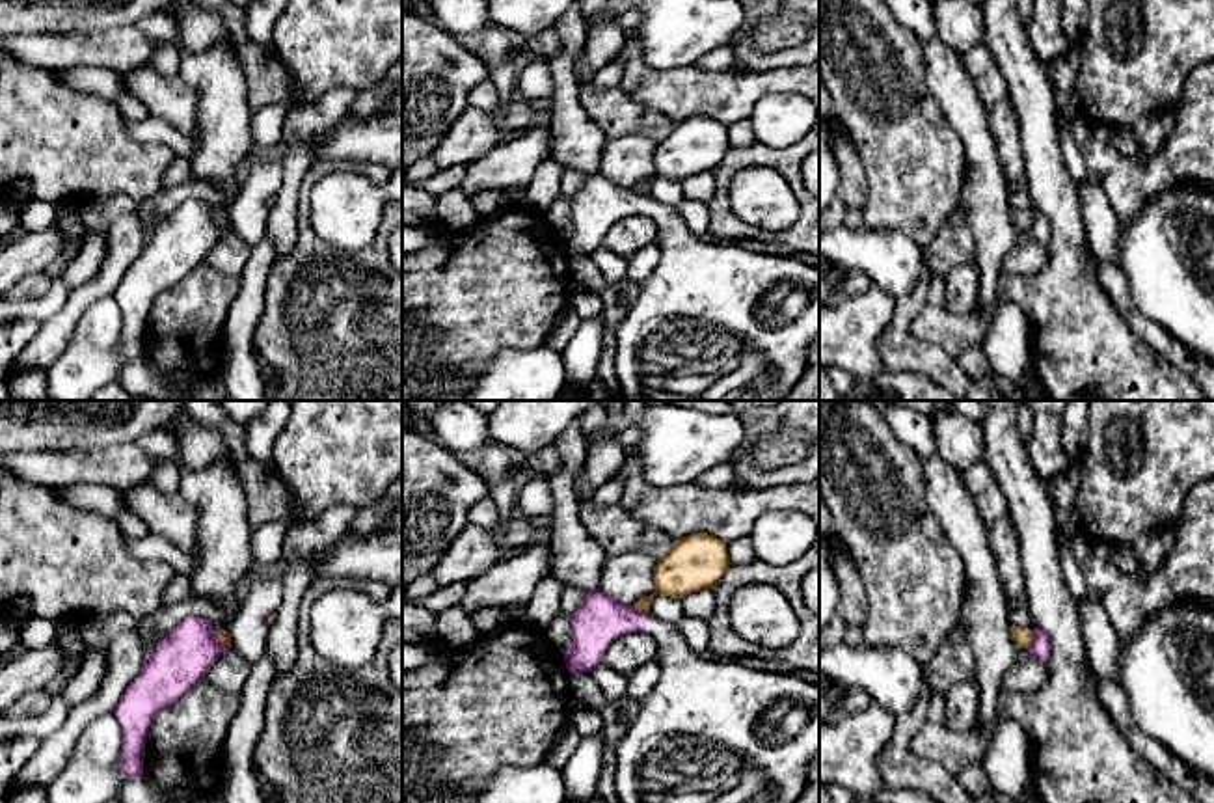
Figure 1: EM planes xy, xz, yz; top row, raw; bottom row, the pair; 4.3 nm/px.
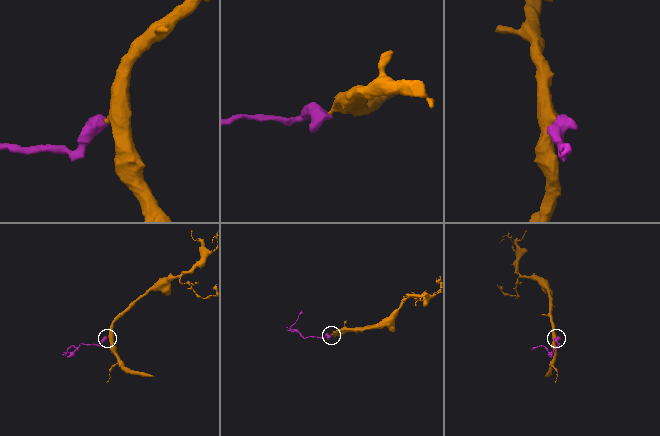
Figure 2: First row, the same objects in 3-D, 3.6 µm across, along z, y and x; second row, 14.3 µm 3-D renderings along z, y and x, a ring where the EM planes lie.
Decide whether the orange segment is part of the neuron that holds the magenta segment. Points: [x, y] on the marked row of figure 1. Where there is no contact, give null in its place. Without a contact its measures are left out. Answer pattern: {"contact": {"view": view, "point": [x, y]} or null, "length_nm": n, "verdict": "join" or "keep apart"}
{"contact": {"view": "xz", "point": [637, 610]}, "length_nm": 80, "verdict": "keep apart"}

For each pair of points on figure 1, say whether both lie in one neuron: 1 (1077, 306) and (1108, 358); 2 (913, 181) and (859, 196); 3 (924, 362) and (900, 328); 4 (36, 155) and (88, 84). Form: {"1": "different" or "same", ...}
{"1": "same", "2": "different", "3": "same", "4": "different"}

